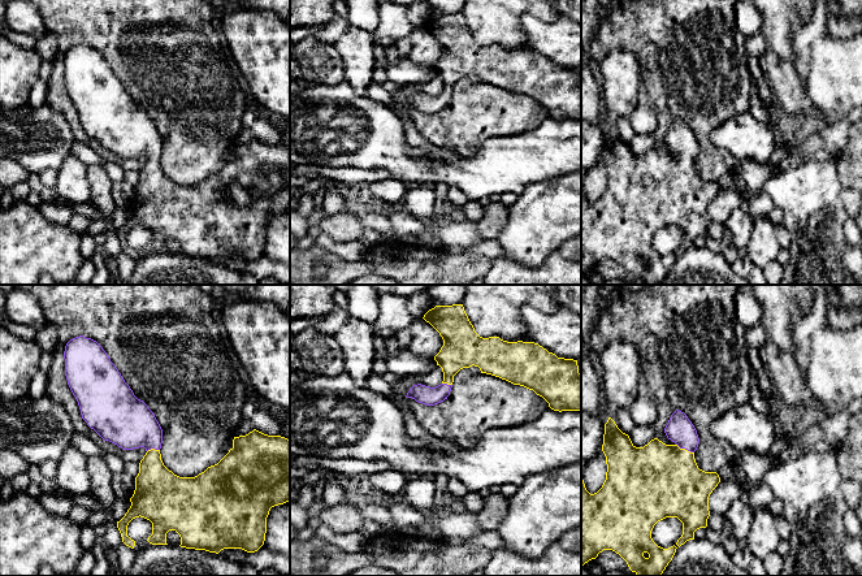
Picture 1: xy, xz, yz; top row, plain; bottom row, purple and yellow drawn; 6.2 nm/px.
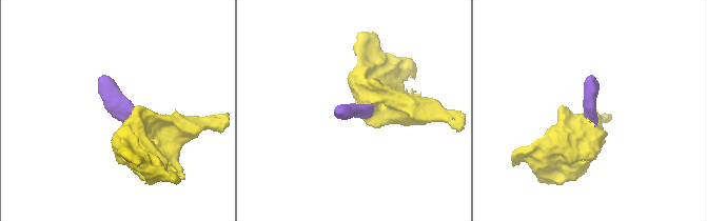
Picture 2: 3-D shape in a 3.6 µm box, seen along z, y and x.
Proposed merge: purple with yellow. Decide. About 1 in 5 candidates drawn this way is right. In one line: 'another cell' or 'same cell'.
same cell

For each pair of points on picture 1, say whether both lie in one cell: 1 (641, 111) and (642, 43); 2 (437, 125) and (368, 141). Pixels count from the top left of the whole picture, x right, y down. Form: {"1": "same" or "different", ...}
{"1": "different", "2": "different"}

